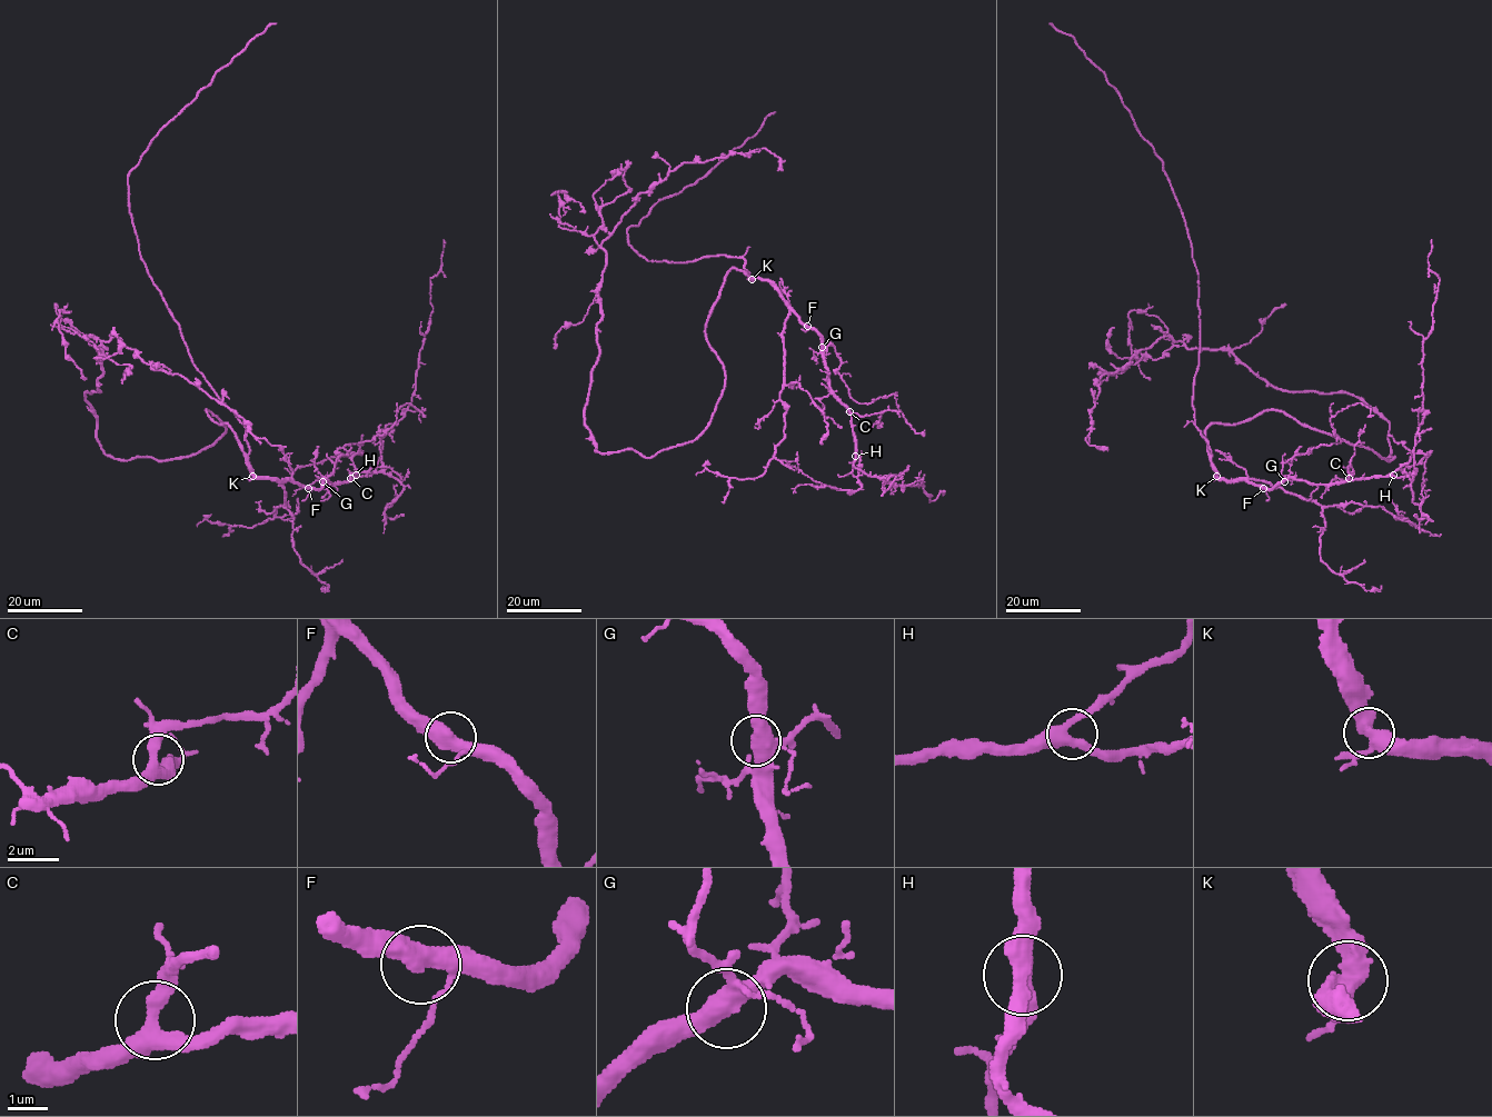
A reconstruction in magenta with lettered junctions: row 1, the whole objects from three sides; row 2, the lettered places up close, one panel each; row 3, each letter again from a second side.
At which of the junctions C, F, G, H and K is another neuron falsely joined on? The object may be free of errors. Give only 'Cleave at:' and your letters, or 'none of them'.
Cleave at: none of them

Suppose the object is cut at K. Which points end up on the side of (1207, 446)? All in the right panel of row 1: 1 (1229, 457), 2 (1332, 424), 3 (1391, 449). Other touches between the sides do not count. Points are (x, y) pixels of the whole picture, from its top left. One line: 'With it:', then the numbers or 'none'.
With it: 3

